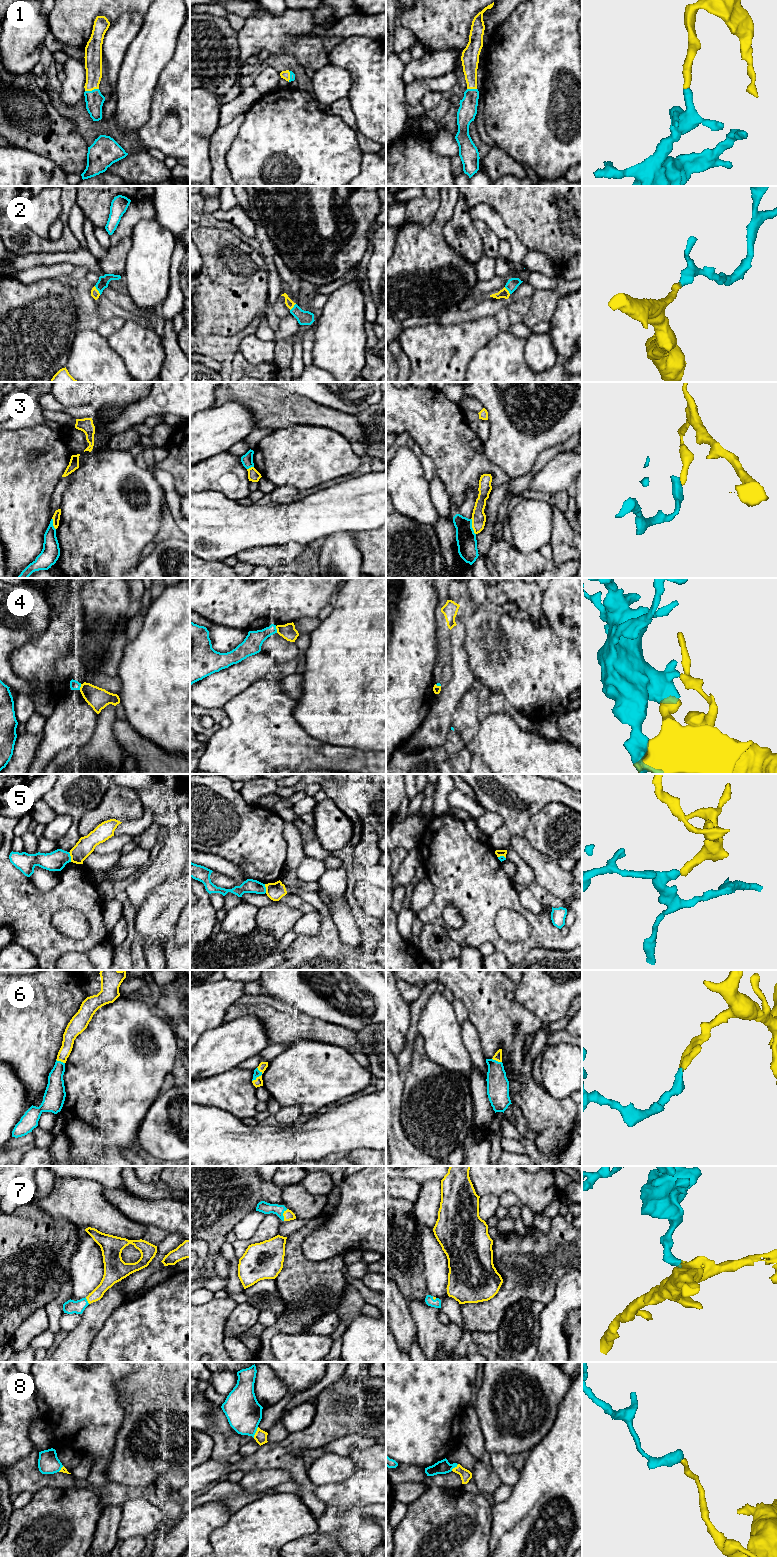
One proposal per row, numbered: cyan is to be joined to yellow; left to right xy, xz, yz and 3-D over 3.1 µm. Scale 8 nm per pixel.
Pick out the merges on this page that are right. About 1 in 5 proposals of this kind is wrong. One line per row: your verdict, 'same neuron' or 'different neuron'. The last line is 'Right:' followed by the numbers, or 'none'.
1: same neuron
2: same neuron
3: different neuron
4: different neuron
5: different neuron
6: same neuron
7: same neuron
8: same neuron
Right: 1, 2, 6, 7, 8

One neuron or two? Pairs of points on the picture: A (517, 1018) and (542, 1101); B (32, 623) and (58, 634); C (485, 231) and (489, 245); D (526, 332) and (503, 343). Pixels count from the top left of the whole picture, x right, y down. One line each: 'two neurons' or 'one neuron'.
A: one neuron
B: two neurons
C: one neuron
D: two neurons

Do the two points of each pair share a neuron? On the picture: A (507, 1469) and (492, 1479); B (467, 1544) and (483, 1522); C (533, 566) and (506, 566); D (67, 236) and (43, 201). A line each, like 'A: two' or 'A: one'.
A: two
B: one
C: one
D: two

